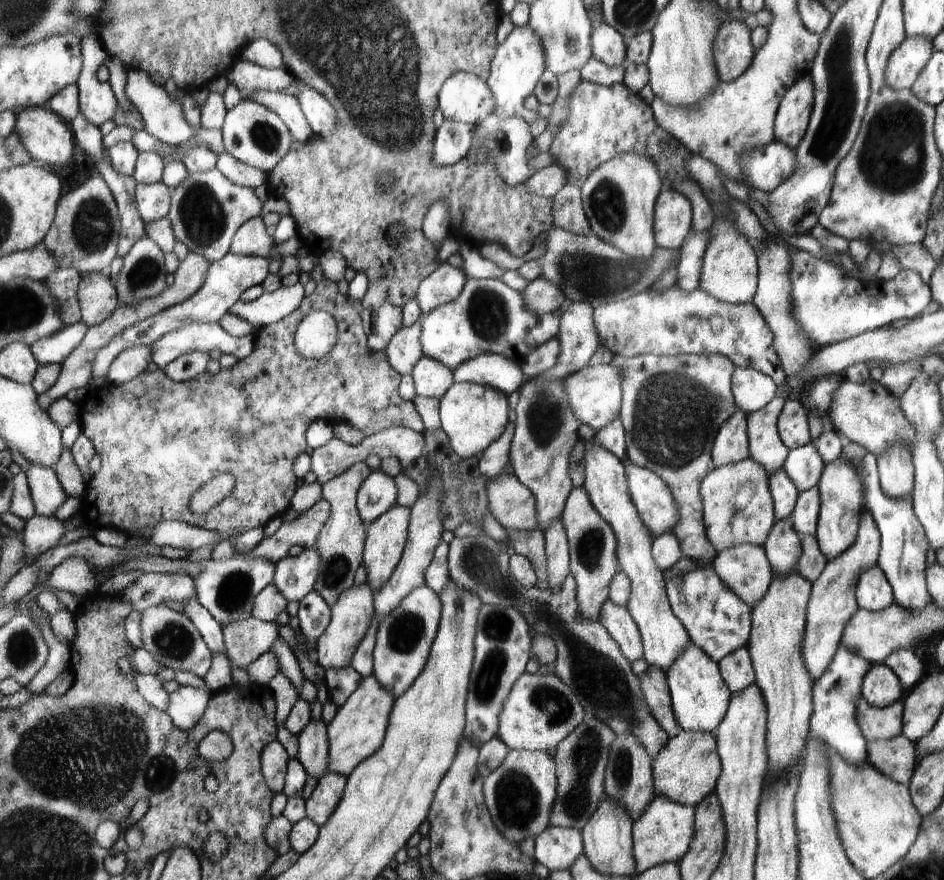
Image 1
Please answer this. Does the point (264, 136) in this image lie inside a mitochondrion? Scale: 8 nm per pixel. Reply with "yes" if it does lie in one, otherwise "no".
yes

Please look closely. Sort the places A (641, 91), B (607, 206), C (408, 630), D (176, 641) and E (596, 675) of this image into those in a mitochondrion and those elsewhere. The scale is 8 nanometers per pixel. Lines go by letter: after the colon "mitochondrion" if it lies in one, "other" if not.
A: other
B: mitochondrion
C: mitochondrion
D: mitochondrion
E: mitochondrion

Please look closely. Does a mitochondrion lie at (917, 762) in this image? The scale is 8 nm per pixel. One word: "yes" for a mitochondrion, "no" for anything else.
no

